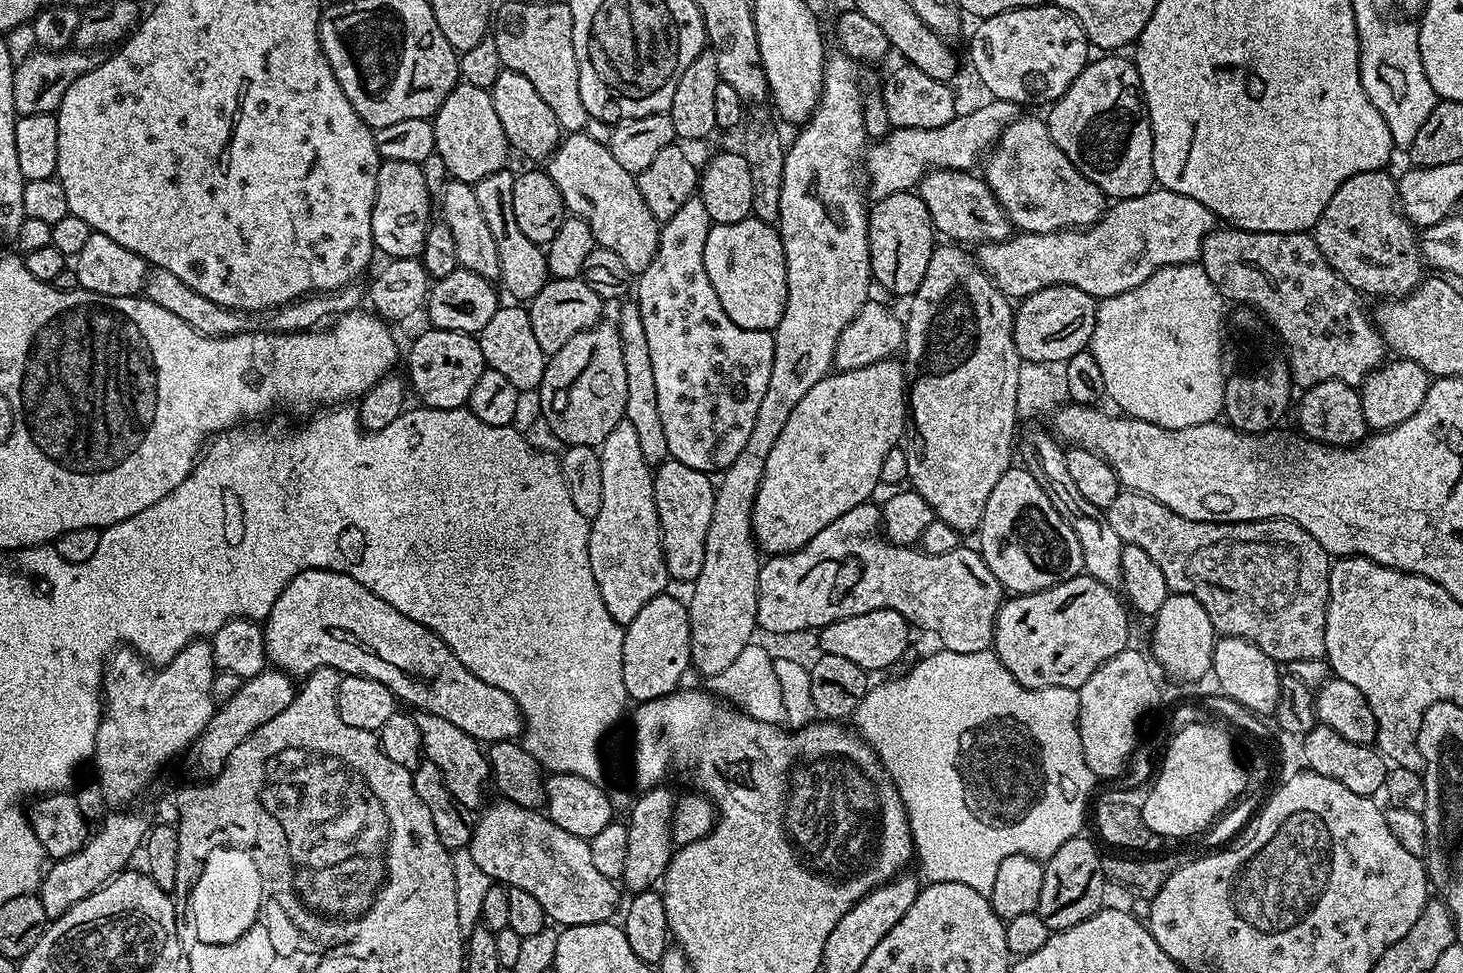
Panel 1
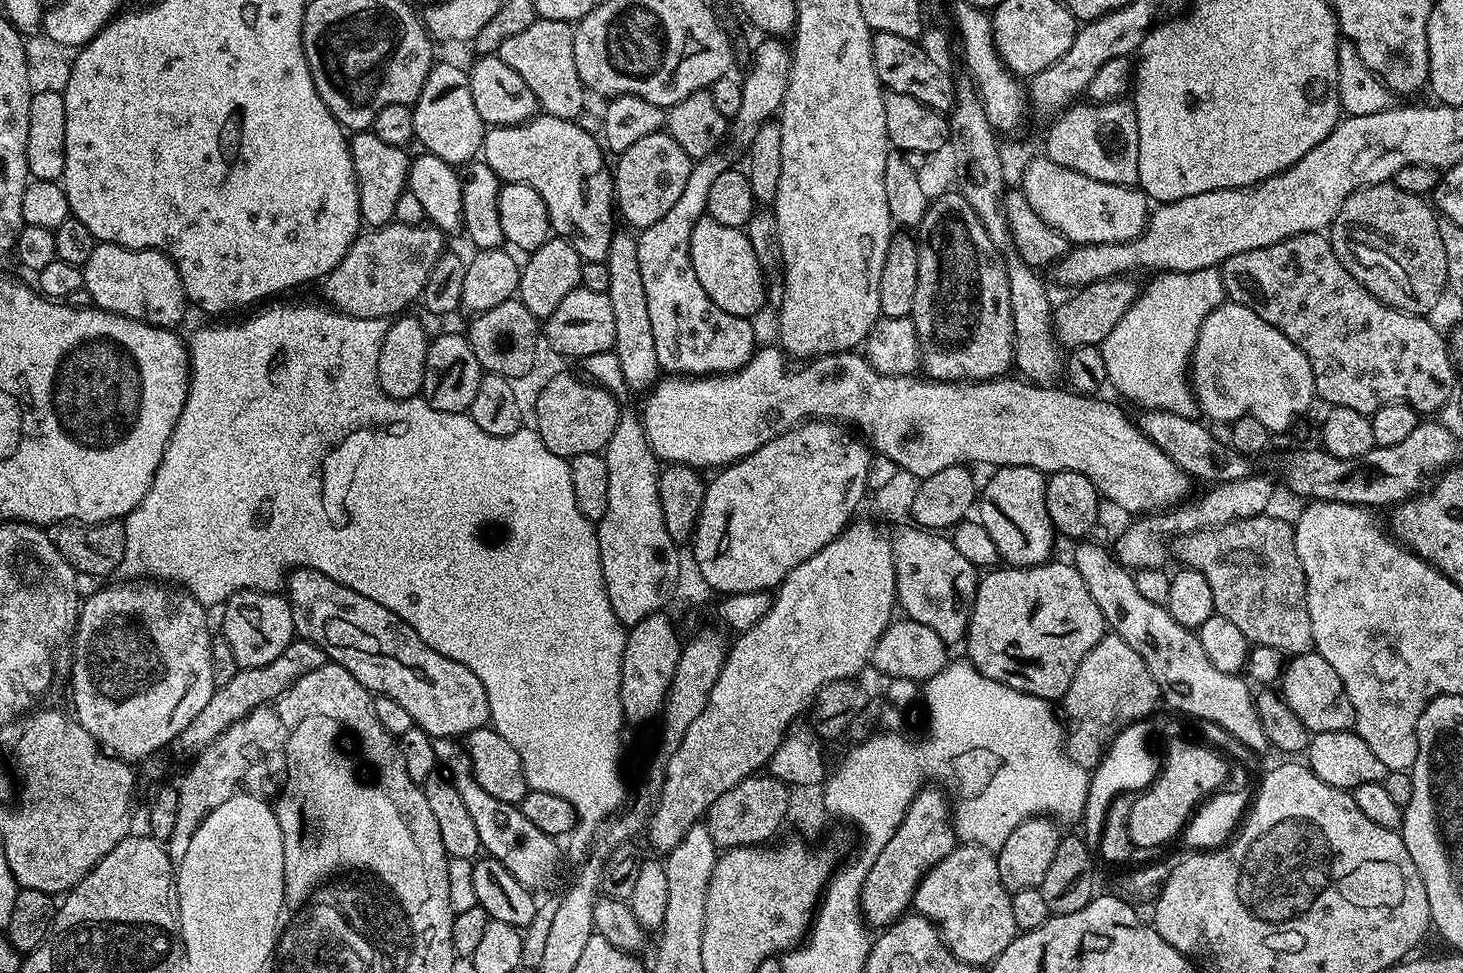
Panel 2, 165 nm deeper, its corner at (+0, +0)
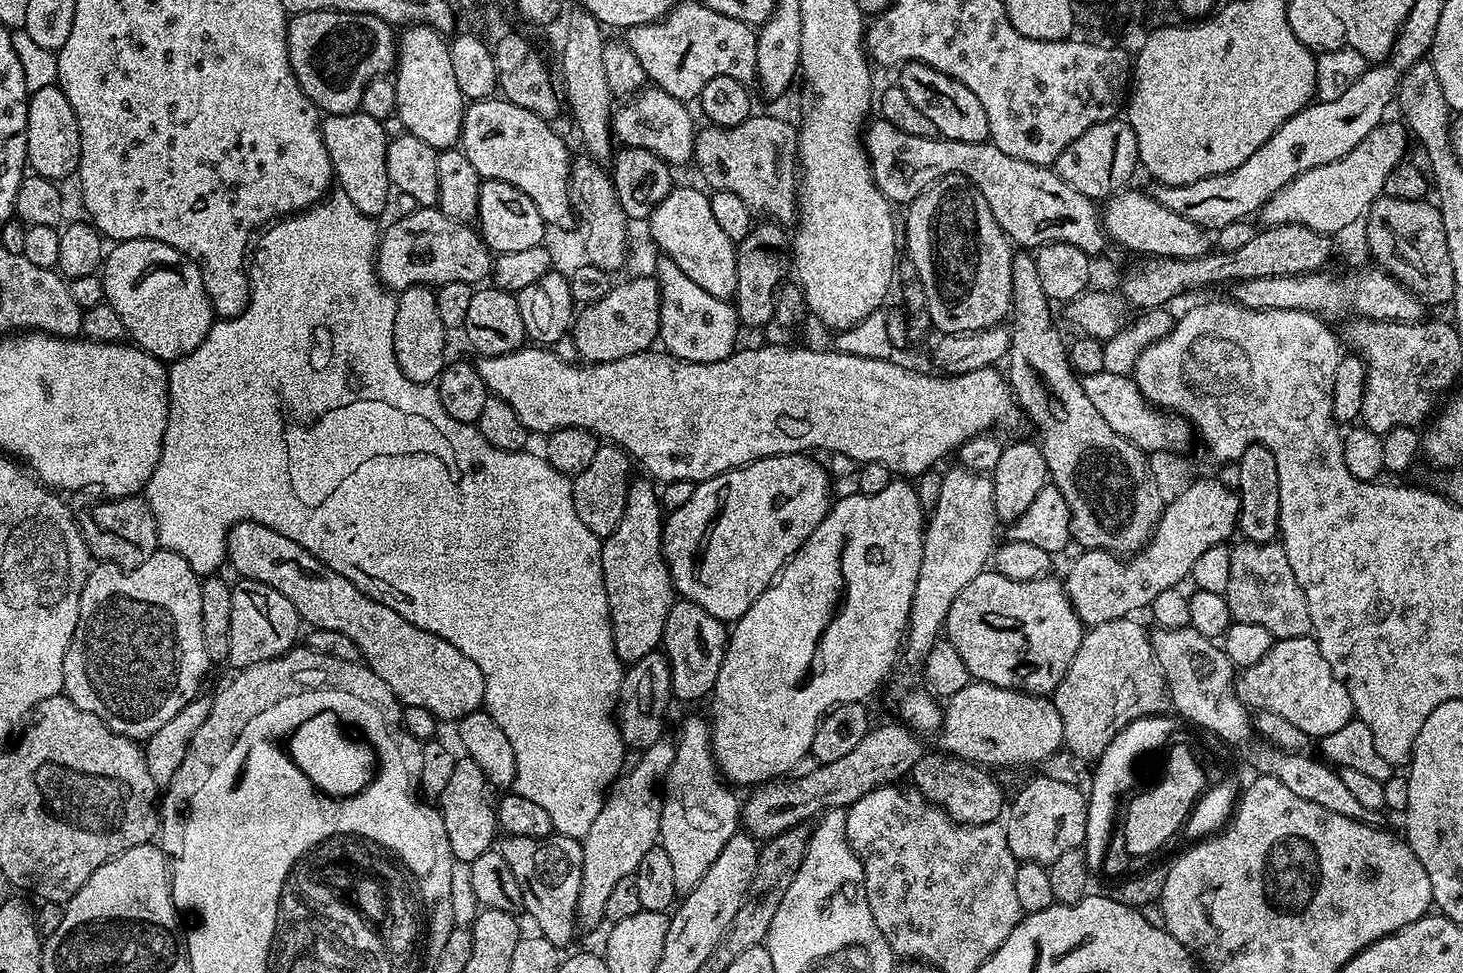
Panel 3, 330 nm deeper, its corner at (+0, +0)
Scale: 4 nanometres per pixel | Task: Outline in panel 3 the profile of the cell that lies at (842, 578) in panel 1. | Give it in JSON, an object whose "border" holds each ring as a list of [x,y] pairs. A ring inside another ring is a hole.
{"border":[[[683,598],[677,599],[666,614],[666,626],[662,651],[670,666],[672,694],[677,701],[685,700],[692,704],[709,695],[710,682],[715,681],[722,666],[724,651],[728,645],[729,629],[725,621],[714,618],[694,602]]]}

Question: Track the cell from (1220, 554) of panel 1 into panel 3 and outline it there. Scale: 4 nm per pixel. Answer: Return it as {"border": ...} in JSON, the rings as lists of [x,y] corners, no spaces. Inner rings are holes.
{"border":[[[1240,542],[1230,551],[1230,582],[1226,593],[1230,614],[1235,622],[1254,622],[1270,630],[1276,640],[1302,638],[1312,632],[1306,594],[1290,570],[1290,558],[1283,543],[1250,544]]]}

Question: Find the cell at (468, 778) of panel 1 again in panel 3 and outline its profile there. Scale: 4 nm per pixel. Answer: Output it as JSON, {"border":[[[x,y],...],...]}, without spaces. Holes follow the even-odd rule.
{"border":[[[559,834],[546,838],[504,836],[498,844],[502,858],[506,858],[510,870],[514,870],[514,878],[518,878],[524,899],[523,911],[532,915],[536,923],[535,931],[561,950],[567,949],[567,944],[575,938],[578,929],[576,903],[578,890],[582,886],[583,849],[581,841]]]}

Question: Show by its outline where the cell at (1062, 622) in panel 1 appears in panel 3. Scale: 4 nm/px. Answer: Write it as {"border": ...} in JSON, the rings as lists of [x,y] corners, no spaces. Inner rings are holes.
{"border":[[[985,570],[978,574],[978,578],[974,578],[974,582],[968,583],[960,591],[958,598],[954,598],[954,606],[950,606],[950,614],[944,619],[943,631],[946,633],[947,643],[952,644],[954,650],[958,650],[962,662],[966,662],[966,670],[973,681],[981,680],[994,686],[1029,692],[1031,696],[1048,696],[1055,692],[1056,687],[1062,682],[1062,678],[1066,678],[1066,670],[1070,670],[1070,662],[1074,662],[1074,654],[1078,654],[1078,646],[1082,642],[1086,628],[1081,624],[1063,583],[1059,579],[1052,579],[1051,575],[1046,575],[1030,582],[1014,582],[1014,578],[1006,578],[995,570]]]}

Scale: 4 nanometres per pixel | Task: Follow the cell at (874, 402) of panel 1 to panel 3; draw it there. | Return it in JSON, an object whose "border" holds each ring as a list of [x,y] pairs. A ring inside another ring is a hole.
{"border":[[[802,452],[767,456],[747,464],[745,468],[735,468],[699,481],[689,500],[667,513],[664,561],[672,575],[673,589],[683,599],[702,606],[706,614],[725,622],[740,620],[742,614],[754,606],[756,599],[772,585],[788,559],[804,545],[810,534],[814,534],[828,513],[833,499],[833,481],[828,468],[812,458]]]}

